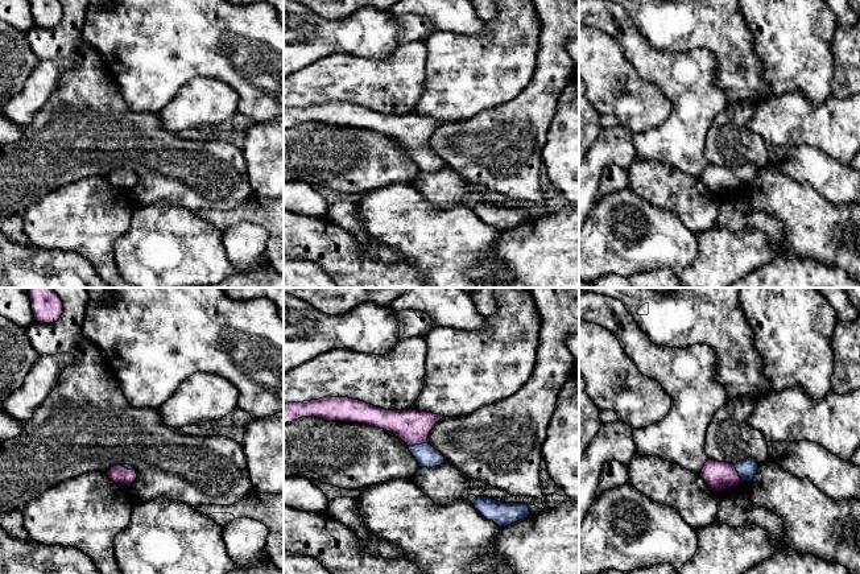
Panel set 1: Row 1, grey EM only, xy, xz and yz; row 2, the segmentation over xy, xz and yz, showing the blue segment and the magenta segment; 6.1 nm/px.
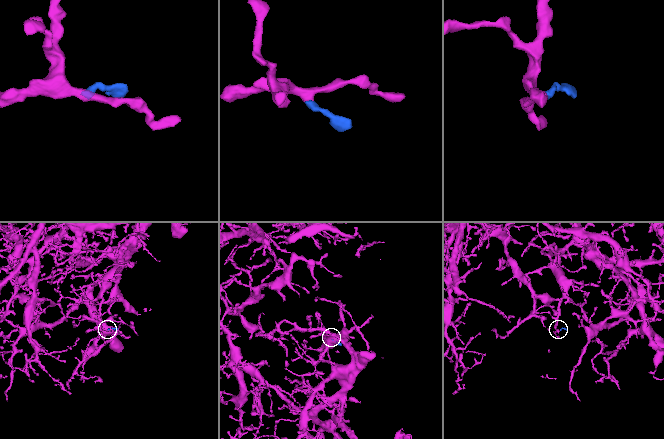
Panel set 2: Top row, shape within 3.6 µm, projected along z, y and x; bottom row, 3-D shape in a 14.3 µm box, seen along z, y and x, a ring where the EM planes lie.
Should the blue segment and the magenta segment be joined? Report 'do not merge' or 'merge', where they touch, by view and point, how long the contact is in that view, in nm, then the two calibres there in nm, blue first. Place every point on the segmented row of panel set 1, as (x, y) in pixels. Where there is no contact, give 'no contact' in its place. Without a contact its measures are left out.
merge; meets blue in xz at (417, 445); contact 120 nm long; 140 nm thick on the blue side, 200 nm on the other

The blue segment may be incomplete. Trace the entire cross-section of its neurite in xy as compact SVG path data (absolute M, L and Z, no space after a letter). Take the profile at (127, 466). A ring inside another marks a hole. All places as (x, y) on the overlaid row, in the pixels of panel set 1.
M116 464L111 467L106 474L113 483L128 487L131 487L137 478L135 468L129 464Z

